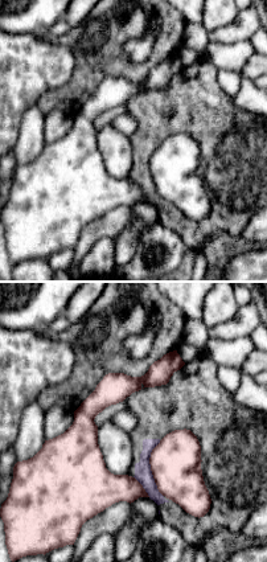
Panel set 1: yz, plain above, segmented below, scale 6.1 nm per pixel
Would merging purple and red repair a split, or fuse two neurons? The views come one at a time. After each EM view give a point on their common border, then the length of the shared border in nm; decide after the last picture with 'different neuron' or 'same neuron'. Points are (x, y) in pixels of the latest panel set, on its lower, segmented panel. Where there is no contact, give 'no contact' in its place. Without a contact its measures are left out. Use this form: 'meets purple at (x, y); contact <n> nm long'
meets purple at (150, 468); contact 340 nm long

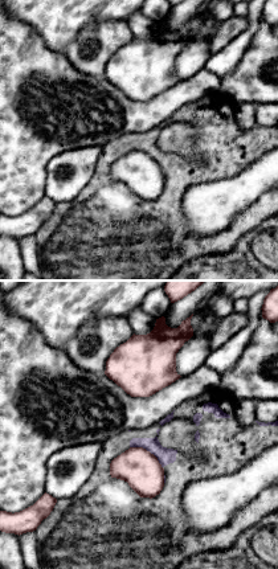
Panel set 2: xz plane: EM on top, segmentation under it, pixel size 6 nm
meets purple at (148, 450); contact 240 nm long

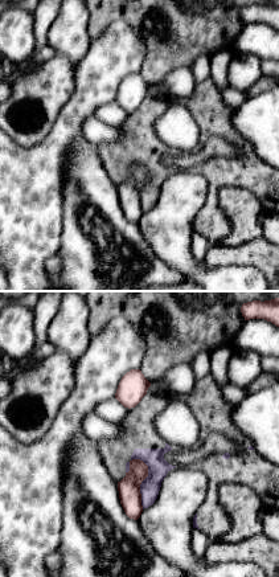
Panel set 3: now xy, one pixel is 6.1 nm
meets purple at (143, 481); contact 320 nm long

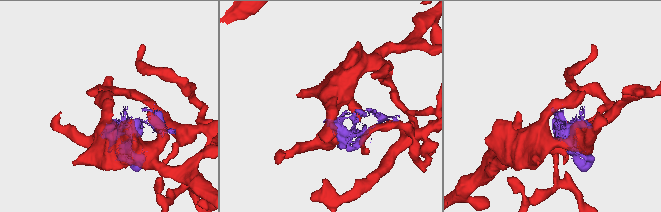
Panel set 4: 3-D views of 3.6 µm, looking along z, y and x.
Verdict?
different neuron

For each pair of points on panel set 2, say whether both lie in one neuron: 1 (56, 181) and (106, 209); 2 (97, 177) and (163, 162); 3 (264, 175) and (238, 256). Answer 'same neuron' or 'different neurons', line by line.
1: different neurons
2: same neuron
3: different neurons

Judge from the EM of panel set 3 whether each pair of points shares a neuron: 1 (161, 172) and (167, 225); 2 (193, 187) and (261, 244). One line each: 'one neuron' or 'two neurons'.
1: two neurons
2: two neurons

